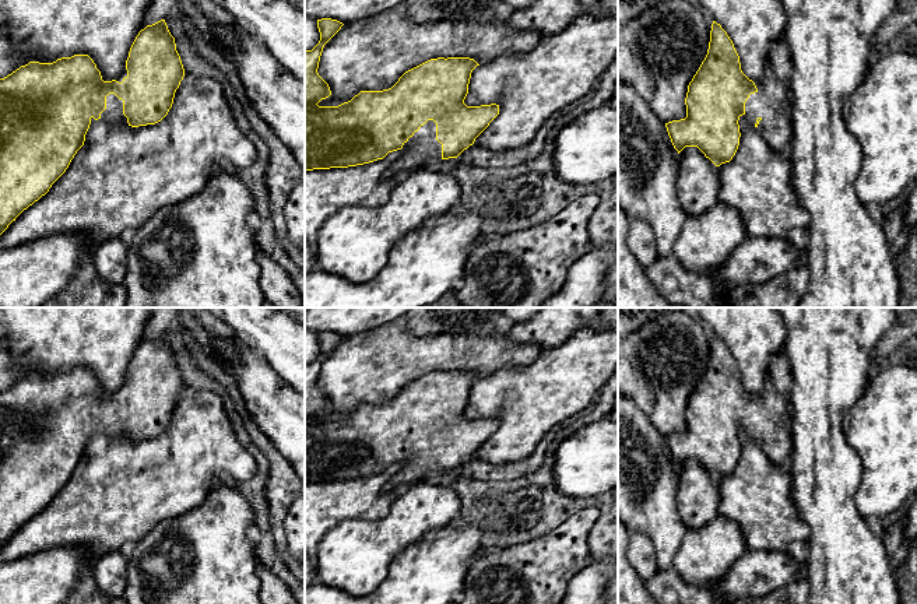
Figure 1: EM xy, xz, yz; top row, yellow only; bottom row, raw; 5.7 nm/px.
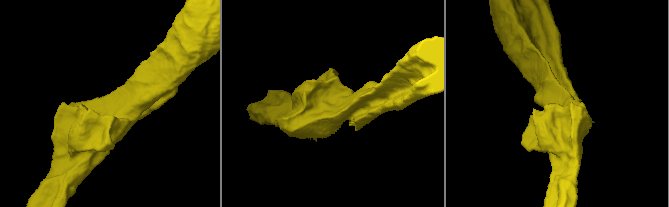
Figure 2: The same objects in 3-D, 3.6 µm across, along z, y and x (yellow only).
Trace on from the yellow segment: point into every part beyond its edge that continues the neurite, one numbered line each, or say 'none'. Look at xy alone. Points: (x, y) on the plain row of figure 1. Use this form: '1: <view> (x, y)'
1: xy (113, 427)

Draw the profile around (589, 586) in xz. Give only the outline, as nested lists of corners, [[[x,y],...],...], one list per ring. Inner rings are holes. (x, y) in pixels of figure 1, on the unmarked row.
[[[618,559],[593,561],[568,584],[561,604],[605,604],[605,589],[618,573]]]

